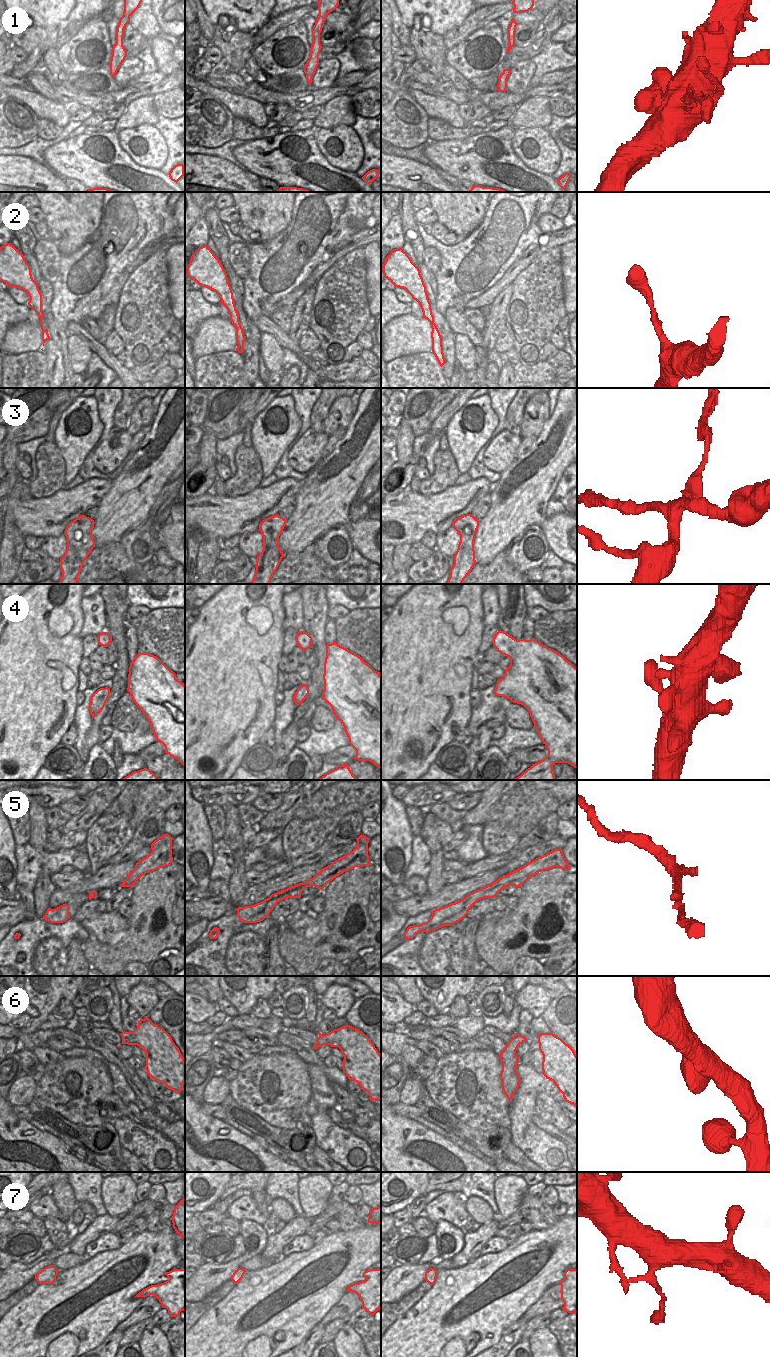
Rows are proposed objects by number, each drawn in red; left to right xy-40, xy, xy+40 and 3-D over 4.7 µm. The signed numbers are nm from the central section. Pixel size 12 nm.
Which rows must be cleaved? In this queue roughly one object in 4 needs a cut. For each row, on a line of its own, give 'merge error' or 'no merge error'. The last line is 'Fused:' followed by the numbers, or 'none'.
1: merge error
2: no merge error
3: merge error
4: no merge error
5: merge error
6: no merge error
7: no merge error
Fused: 1, 3, 5

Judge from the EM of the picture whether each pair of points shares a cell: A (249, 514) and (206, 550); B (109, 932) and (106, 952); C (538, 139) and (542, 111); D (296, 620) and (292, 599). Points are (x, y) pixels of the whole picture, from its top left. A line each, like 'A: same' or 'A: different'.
A: different
B: different
C: different
D: same

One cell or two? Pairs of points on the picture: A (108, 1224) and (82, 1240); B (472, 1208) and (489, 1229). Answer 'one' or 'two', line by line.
A: one
B: two

